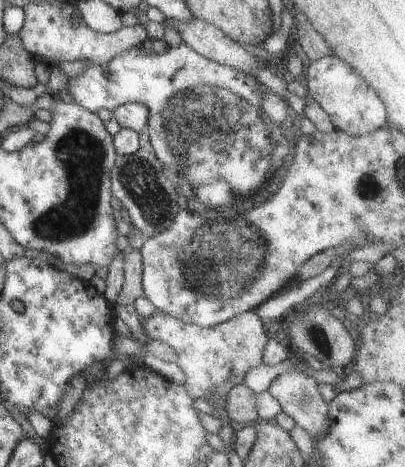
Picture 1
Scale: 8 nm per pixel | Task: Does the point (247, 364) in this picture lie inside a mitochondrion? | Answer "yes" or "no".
no

